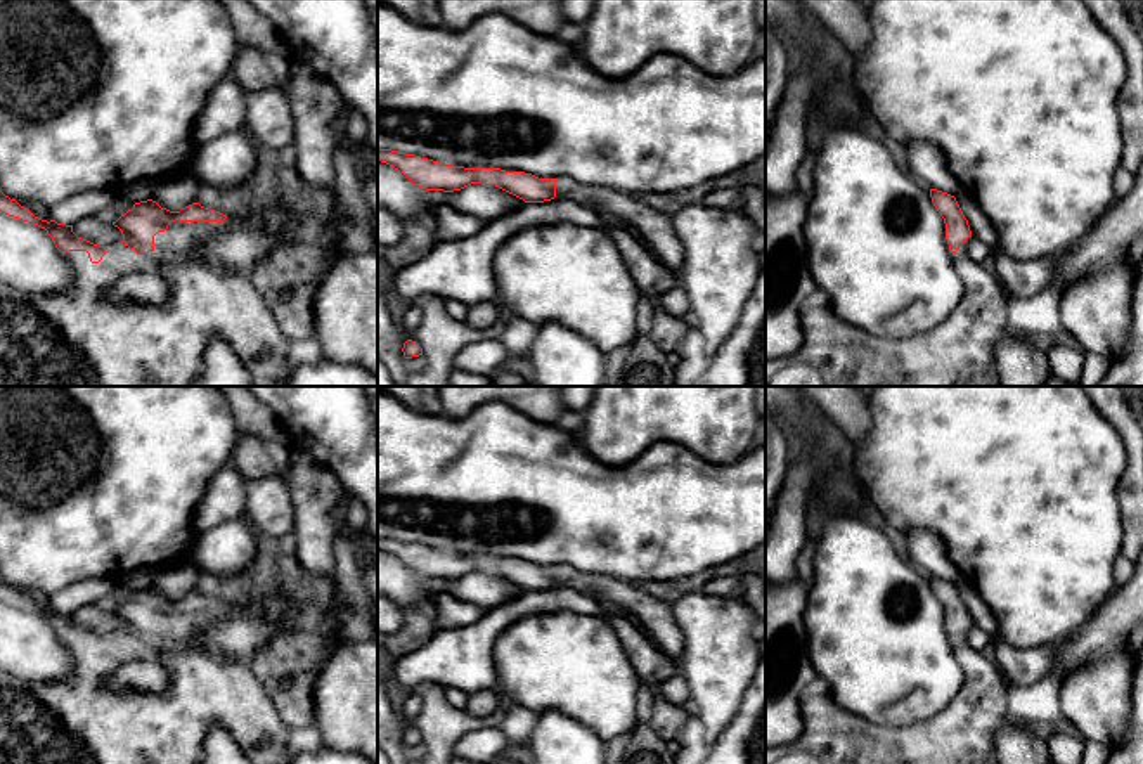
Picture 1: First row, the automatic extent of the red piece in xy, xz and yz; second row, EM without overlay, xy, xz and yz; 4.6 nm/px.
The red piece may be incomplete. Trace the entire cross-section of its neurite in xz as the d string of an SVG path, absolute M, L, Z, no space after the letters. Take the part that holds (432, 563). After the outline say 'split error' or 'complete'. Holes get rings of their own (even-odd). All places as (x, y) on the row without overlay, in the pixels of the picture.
M378 537L378 549L404 561L414 573L426 579L454 580L471 572L495 573L525 591L544 591L554 586L572 587L599 601L615 603L641 625L649 639L674 658L684 651L684 634L672 612L672 605L656 599L630 582L597 573L580 573L572 567L539 567L525 560L500 556L464 556L428 546Z | split error

